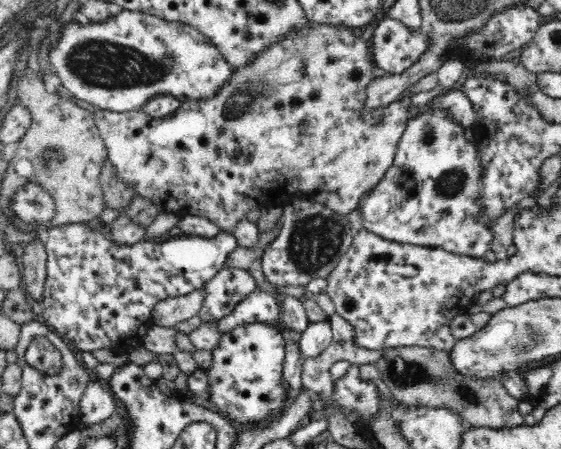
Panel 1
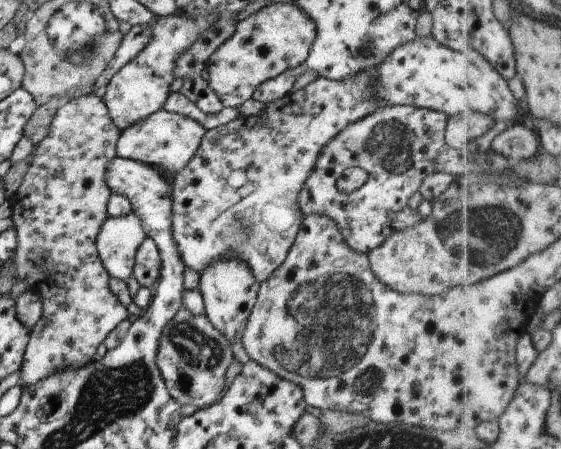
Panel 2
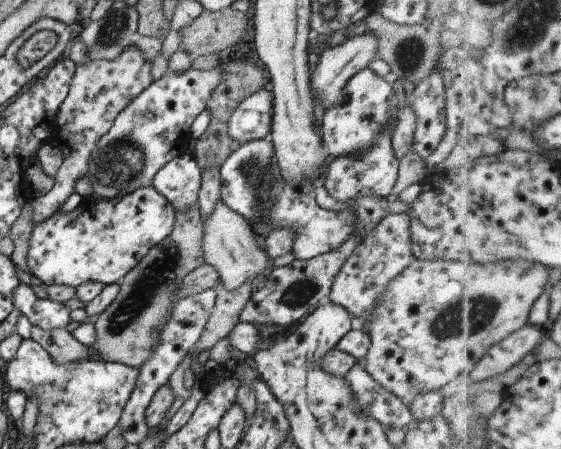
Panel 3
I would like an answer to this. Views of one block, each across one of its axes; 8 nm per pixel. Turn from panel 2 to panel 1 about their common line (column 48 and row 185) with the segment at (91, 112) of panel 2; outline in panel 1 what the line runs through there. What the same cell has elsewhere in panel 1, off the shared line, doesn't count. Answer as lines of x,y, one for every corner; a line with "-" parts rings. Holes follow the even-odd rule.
313,23
310,32
290,34
286,40
273,44
269,49
261,52
249,65
232,69
230,80
211,99
182,103
173,115
161,119
150,120
150,116
143,110
118,113
97,109
94,113
95,121
106,147
107,160
114,167
116,177
124,185
134,189
134,196
138,195
154,203
154,207
158,207
159,212
172,213
179,217
192,215
208,219
210,223
218,225
218,232
223,237
232,236
236,225
247,218
250,210
268,206
284,208
293,200
311,200
318,194
334,194
338,198
322,204
337,215
347,215
349,212
356,211
360,199
380,182
380,178
392,164
398,140
404,134
408,120
412,118
409,111
411,109
409,94
382,108
369,109
364,104
366,86
376,77
372,55
370,55
370,41
362,42
362,38
354,36
351,27

